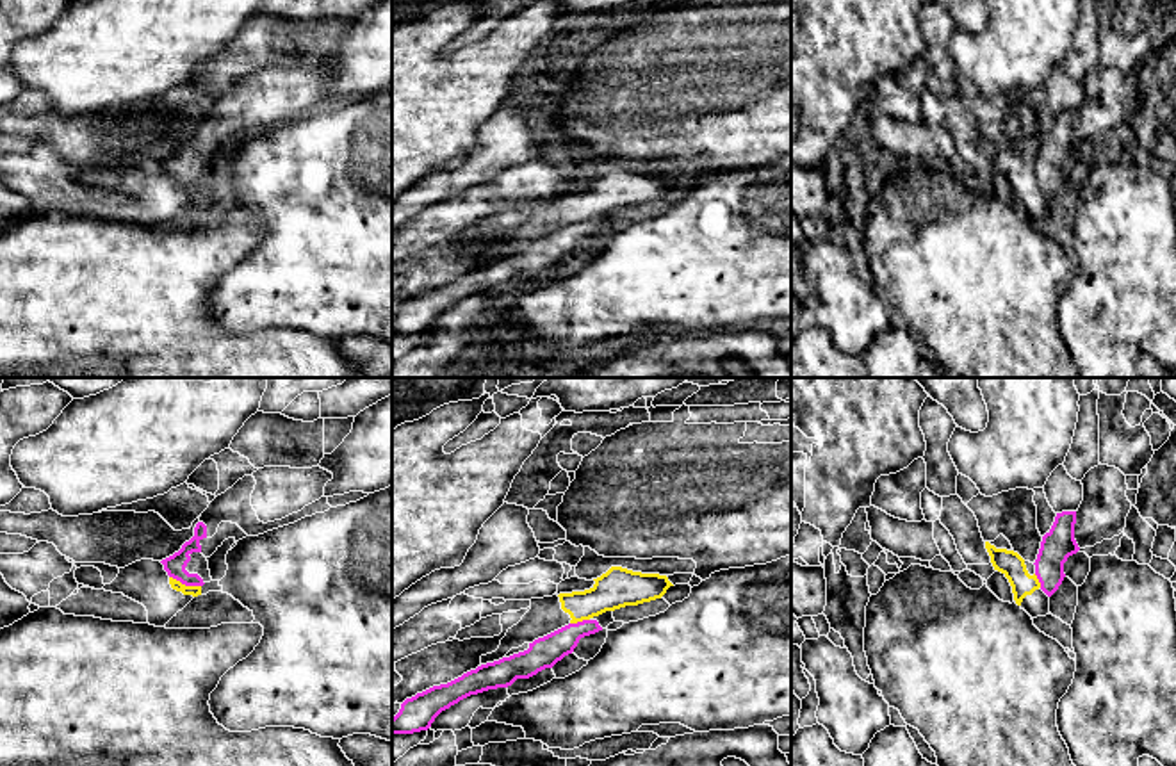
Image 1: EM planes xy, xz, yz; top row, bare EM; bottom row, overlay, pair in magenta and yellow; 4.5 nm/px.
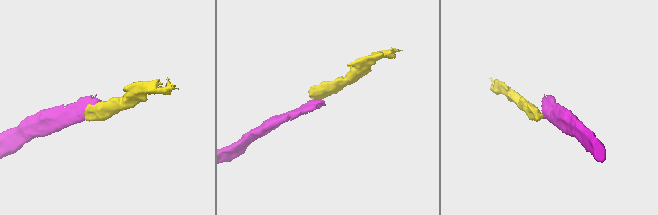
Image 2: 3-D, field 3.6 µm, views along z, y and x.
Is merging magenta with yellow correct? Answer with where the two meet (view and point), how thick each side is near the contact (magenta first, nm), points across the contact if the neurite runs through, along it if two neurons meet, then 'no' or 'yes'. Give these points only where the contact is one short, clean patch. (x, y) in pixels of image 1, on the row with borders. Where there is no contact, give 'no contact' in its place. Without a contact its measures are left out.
xy (186, 585) | 100/50 nm | along xy (170, 576), (186, 585), (200, 586) | no

